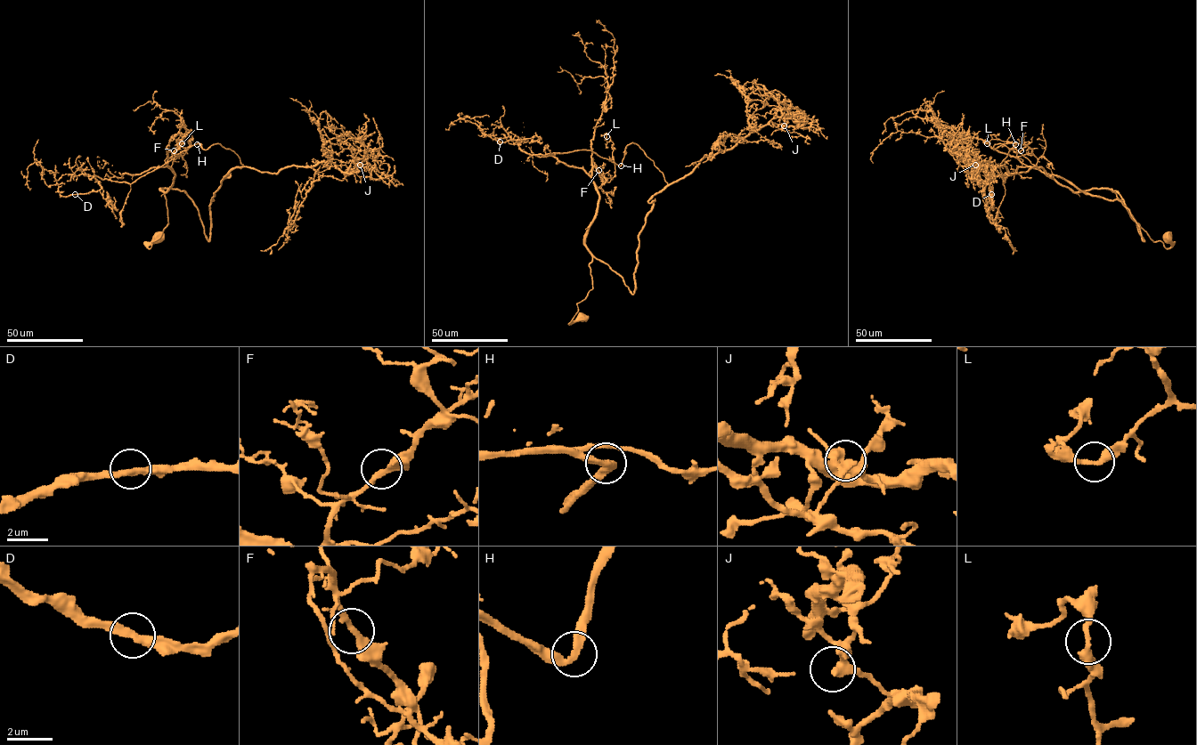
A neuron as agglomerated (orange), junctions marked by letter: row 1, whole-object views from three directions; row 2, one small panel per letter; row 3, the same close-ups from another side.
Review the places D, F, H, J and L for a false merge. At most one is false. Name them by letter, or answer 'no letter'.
no letter

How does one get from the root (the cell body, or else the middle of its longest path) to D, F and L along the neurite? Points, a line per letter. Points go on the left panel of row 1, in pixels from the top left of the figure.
D: (157, 238), (173, 188), (209, 241), (233, 151), (198, 143), (75, 194)
F: (157, 238), (168, 224), (167, 190), (160, 189), (166, 191), (174, 179), (167, 166), (174, 150)
L: (157, 238), (168, 224), (160, 189), (171, 186), (189, 134), (182, 143)

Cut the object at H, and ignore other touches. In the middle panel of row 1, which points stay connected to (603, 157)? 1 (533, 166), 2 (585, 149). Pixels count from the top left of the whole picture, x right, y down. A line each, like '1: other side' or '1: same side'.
1: other side
2: same side

